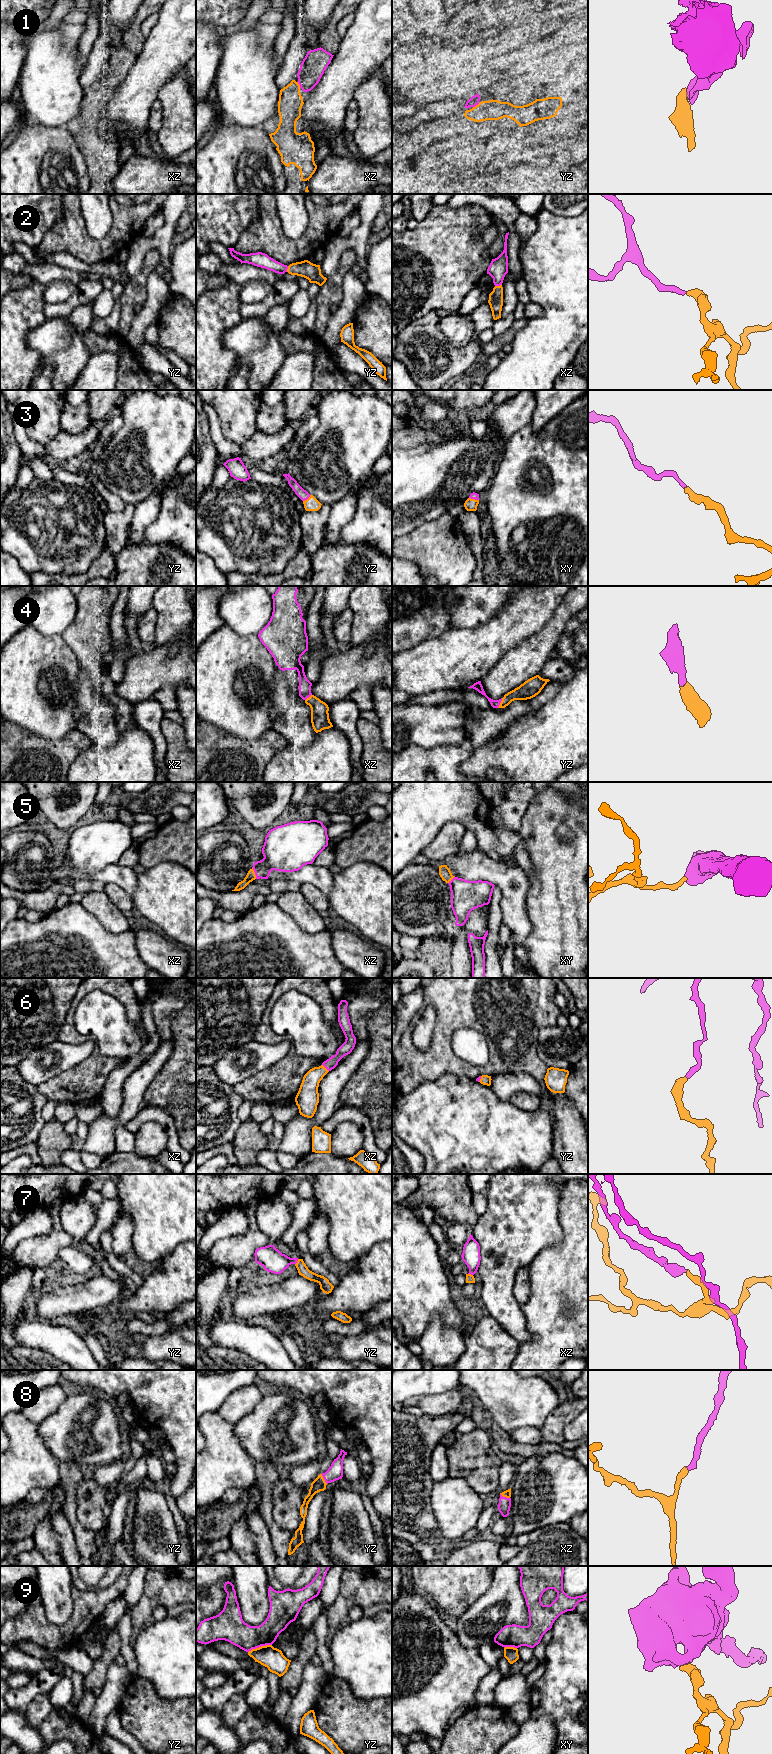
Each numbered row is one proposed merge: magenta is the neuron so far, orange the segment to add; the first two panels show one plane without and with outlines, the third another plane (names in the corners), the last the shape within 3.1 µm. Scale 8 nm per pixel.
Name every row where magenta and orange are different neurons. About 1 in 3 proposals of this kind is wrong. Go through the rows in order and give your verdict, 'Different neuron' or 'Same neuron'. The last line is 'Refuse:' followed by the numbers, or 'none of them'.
1: Same neuron
2: Same neuron
3: Same neuron
4: Same neuron
5: Same neuron
6: Same neuron
7: Same neuron
8: Same neuron
9: Different neuron
Refuse: 9

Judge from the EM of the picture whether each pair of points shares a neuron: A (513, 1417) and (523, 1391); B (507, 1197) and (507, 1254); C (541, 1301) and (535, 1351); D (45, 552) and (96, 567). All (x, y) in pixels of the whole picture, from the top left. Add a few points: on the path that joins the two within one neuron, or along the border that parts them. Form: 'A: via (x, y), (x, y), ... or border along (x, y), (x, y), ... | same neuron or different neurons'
A: via (513, 1411), (513, 1405), (521, 1397) | same neuron
B: via (507, 1211), (507, 1240) | same neuron
C: via (543, 1313), (543, 1339) | same neuron
D: border along (105, 547), (86, 571), (69, 575) | different neurons

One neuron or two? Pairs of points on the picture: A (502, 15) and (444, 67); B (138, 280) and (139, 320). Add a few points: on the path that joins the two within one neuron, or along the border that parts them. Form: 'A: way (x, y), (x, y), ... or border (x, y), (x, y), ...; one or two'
A: way (509, 30), (482, 47), (465, 50); one
B: border (147, 284), (146, 303), (142, 307); two

